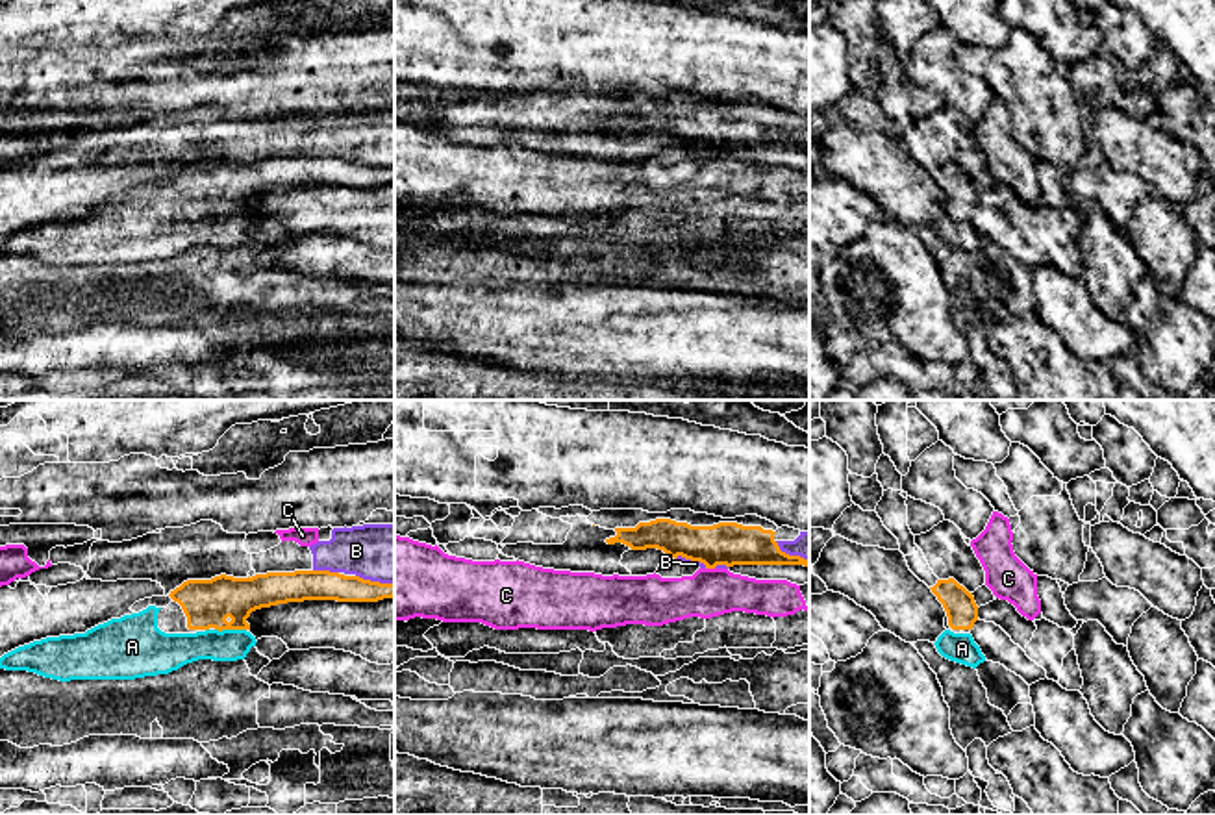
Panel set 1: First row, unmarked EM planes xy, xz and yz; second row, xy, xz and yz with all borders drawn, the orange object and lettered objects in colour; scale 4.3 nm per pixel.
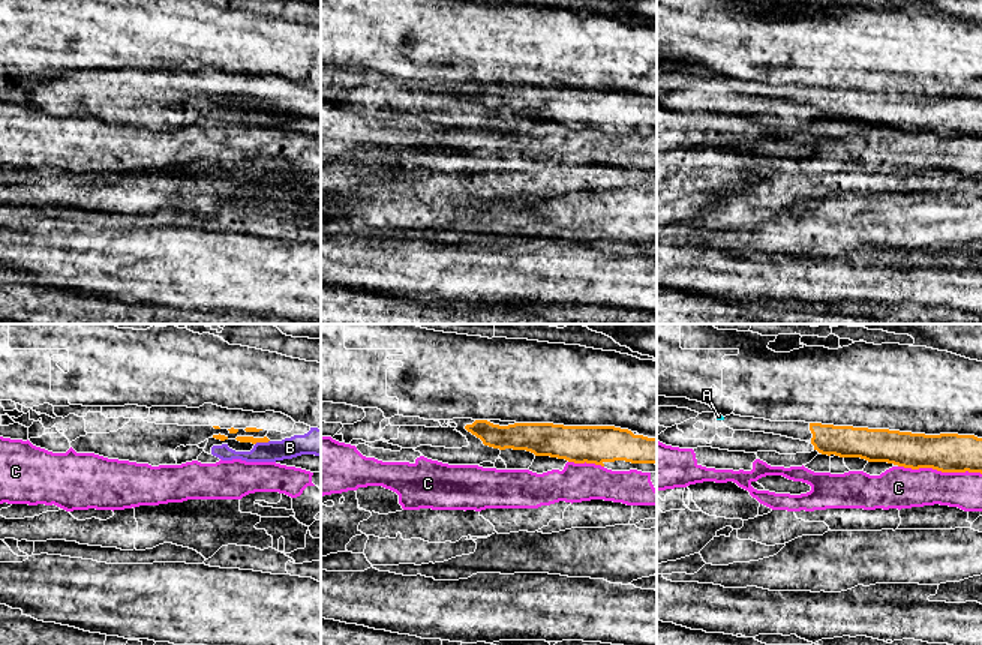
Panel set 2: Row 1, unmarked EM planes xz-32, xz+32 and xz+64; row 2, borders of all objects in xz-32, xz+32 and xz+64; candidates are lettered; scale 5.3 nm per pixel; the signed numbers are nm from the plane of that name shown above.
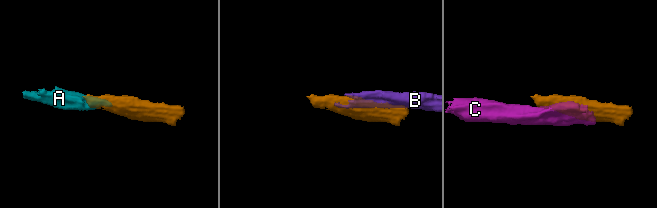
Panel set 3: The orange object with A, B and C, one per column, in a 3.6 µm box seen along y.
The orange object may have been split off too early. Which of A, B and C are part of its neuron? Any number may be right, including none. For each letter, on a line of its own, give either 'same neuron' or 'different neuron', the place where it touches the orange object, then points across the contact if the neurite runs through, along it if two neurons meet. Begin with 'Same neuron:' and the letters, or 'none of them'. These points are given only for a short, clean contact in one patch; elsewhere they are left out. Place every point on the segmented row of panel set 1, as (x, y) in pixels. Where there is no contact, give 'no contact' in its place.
Same neuron: A
A: same neuron; contact xy (230, 628); way xy (206, 602), (230, 628), (213, 645), (176, 649)
B: different neuron; contact xy (326, 571)
C: different neuron; contact xz (710, 567)

